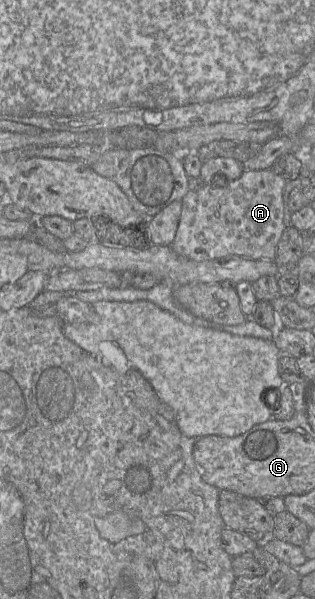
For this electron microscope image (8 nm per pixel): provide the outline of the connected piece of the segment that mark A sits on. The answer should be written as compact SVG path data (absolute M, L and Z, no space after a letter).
M245 170L240 178L223 188L205 186L191 191L182 199L178 229L170 246L178 255L193 261L208 261L229 255L253 260L274 261L278 243L286 228L284 220L283 191L286 180L269 170Z

